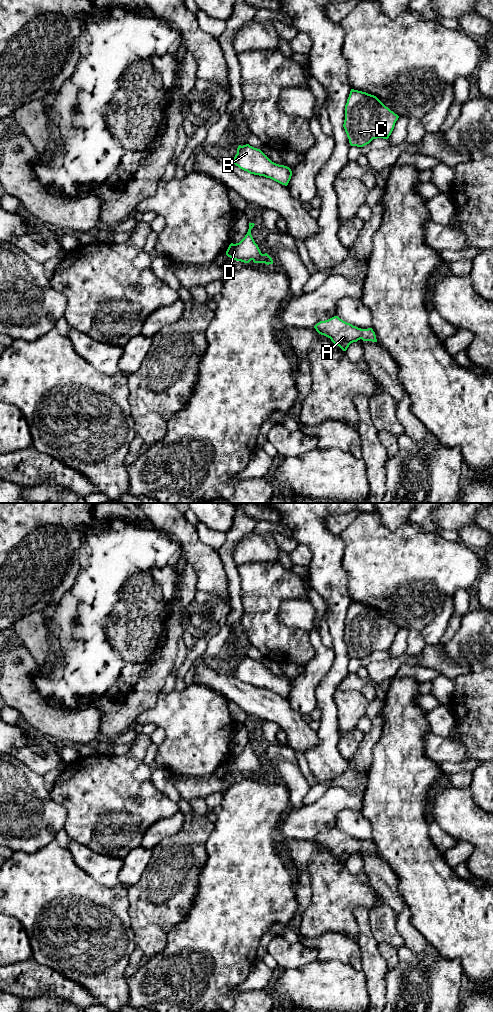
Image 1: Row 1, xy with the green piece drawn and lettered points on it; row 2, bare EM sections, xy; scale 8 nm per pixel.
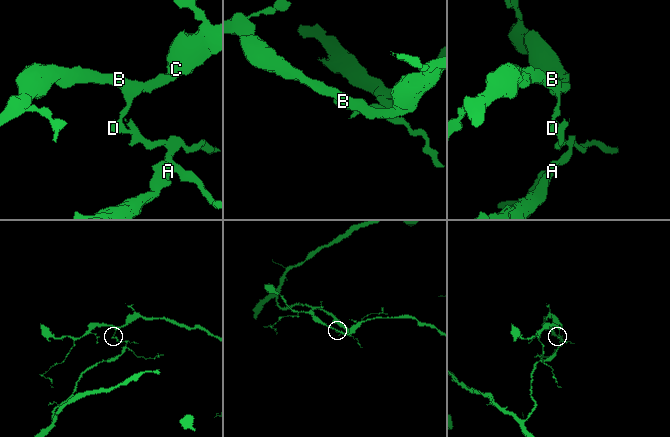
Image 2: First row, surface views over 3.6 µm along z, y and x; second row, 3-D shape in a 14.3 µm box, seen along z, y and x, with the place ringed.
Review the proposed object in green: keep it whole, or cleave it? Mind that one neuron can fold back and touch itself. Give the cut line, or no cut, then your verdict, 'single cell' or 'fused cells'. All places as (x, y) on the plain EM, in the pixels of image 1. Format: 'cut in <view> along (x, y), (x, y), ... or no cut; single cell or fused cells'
cut in xy along (261, 765), (253, 772); fused cells

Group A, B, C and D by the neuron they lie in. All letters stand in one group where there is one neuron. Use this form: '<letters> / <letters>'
A / B C D

